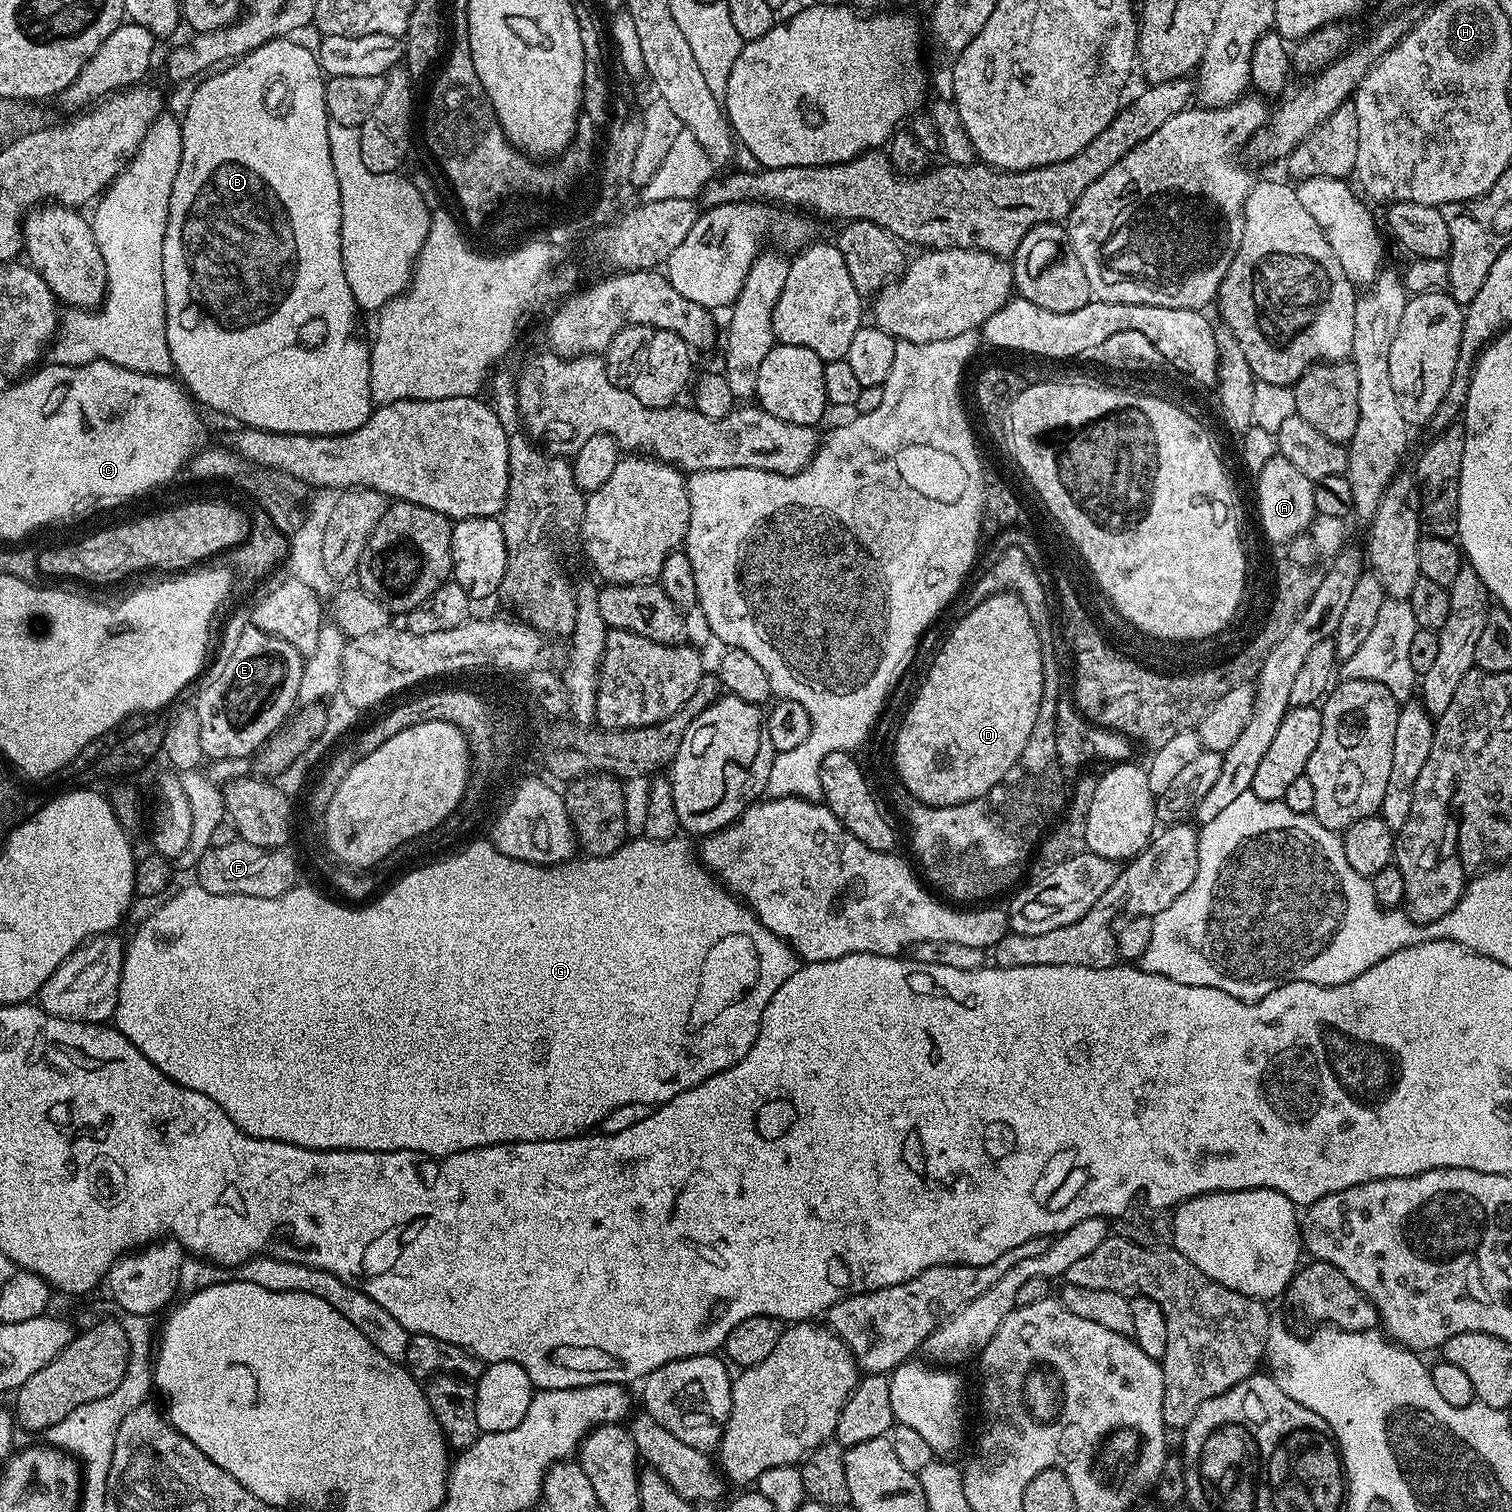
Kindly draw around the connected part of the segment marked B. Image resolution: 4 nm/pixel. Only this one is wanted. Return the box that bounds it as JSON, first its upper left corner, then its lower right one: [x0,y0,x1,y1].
[162,38,374,436]

